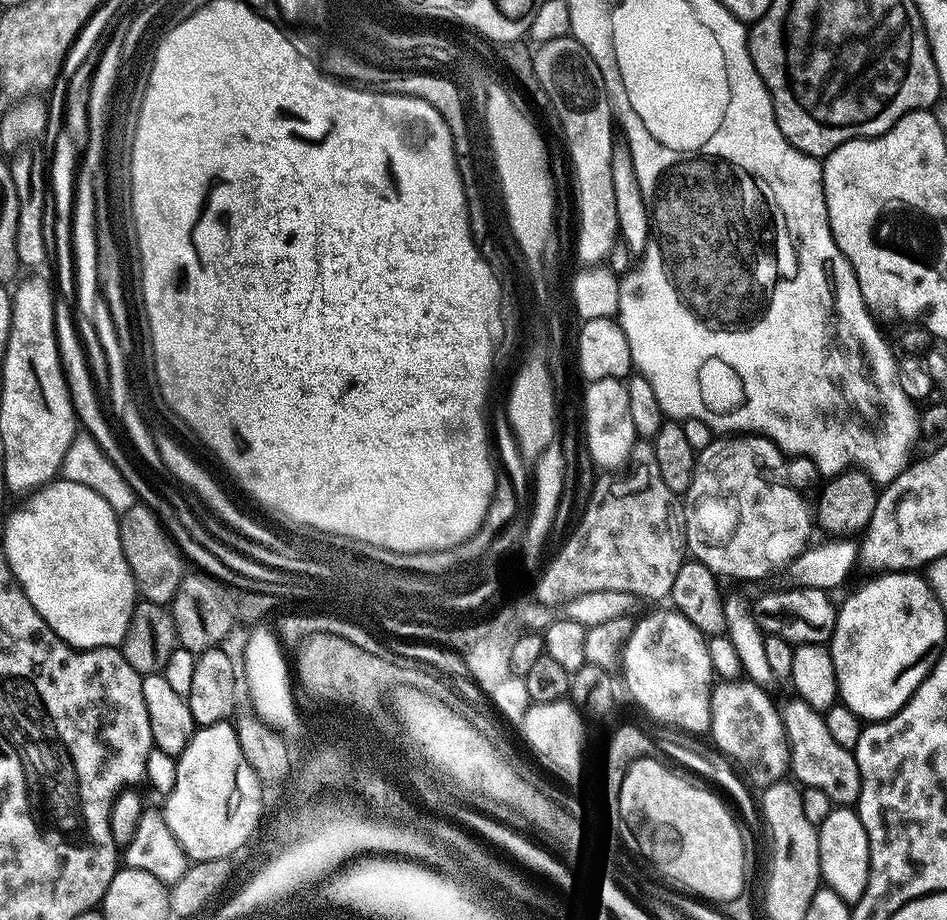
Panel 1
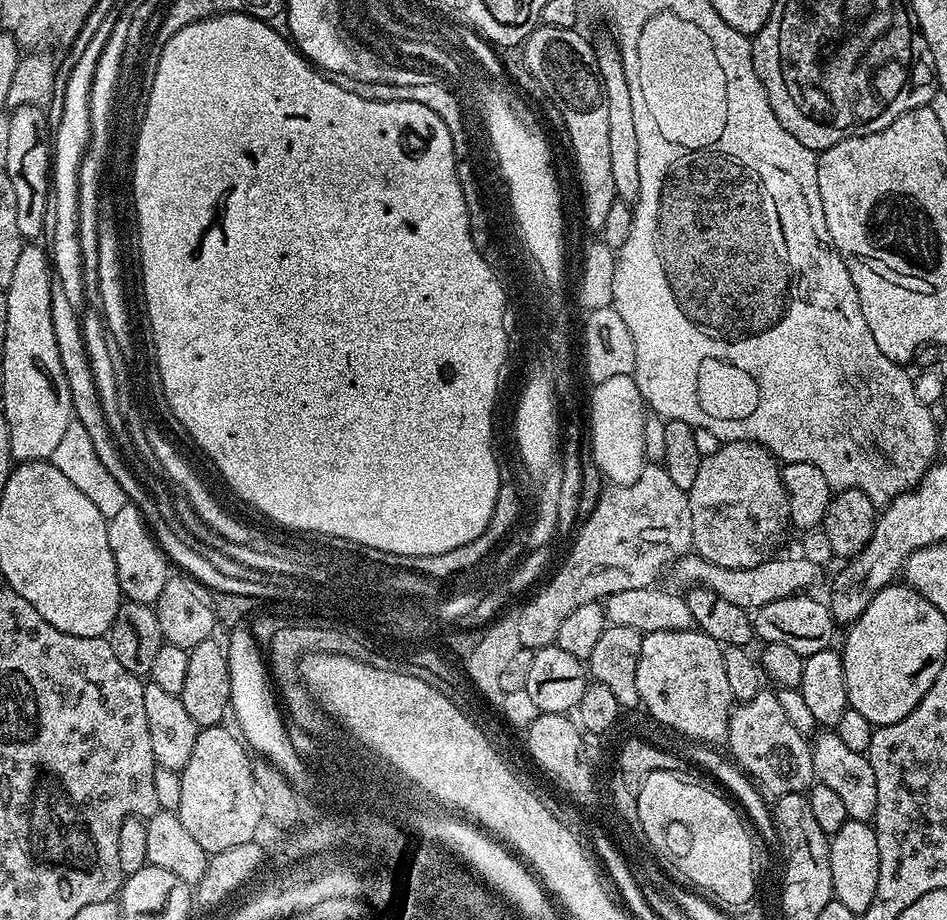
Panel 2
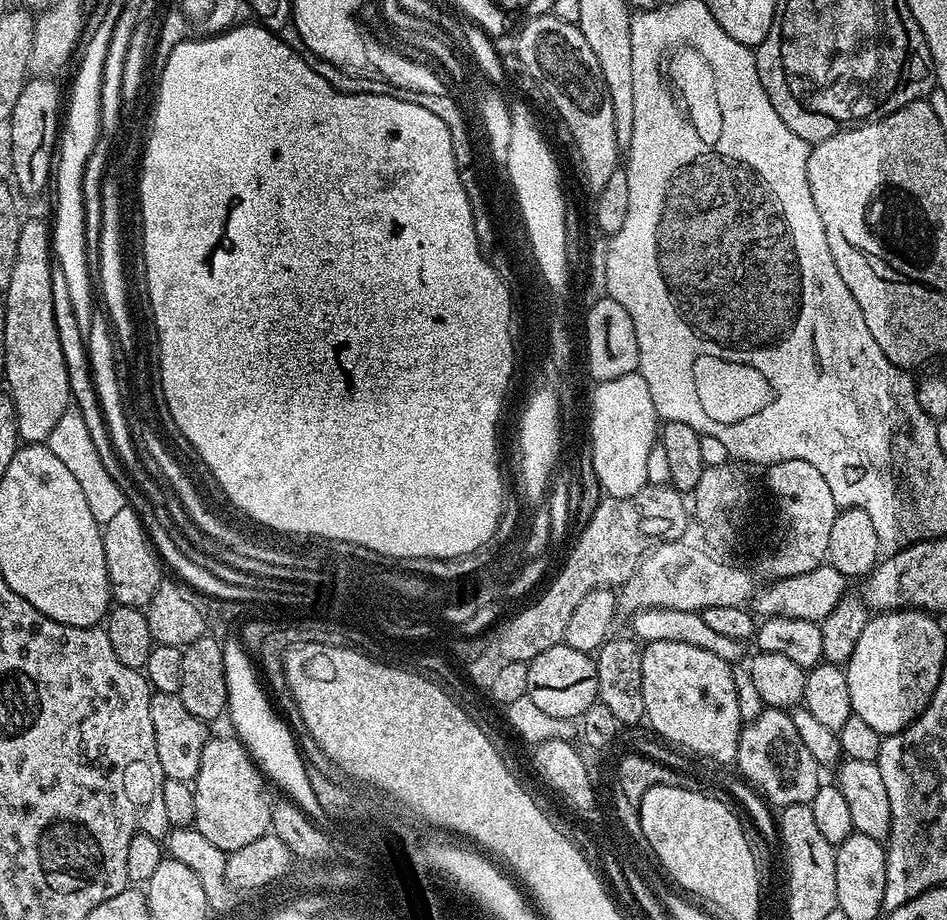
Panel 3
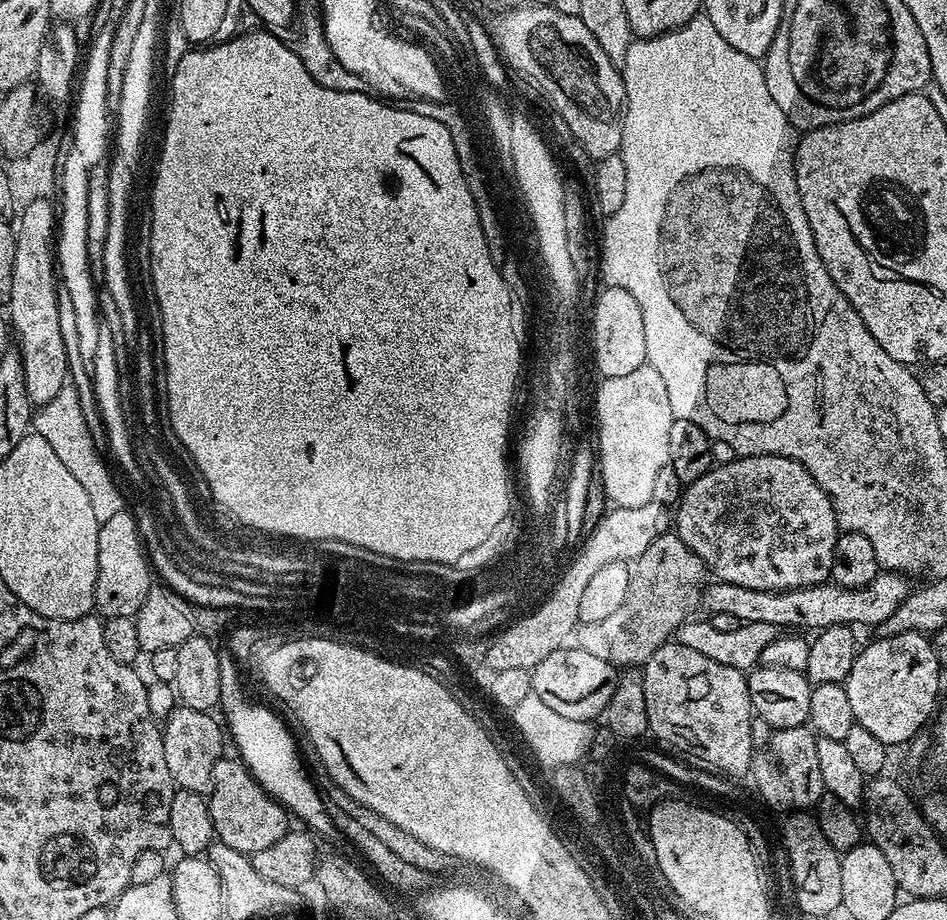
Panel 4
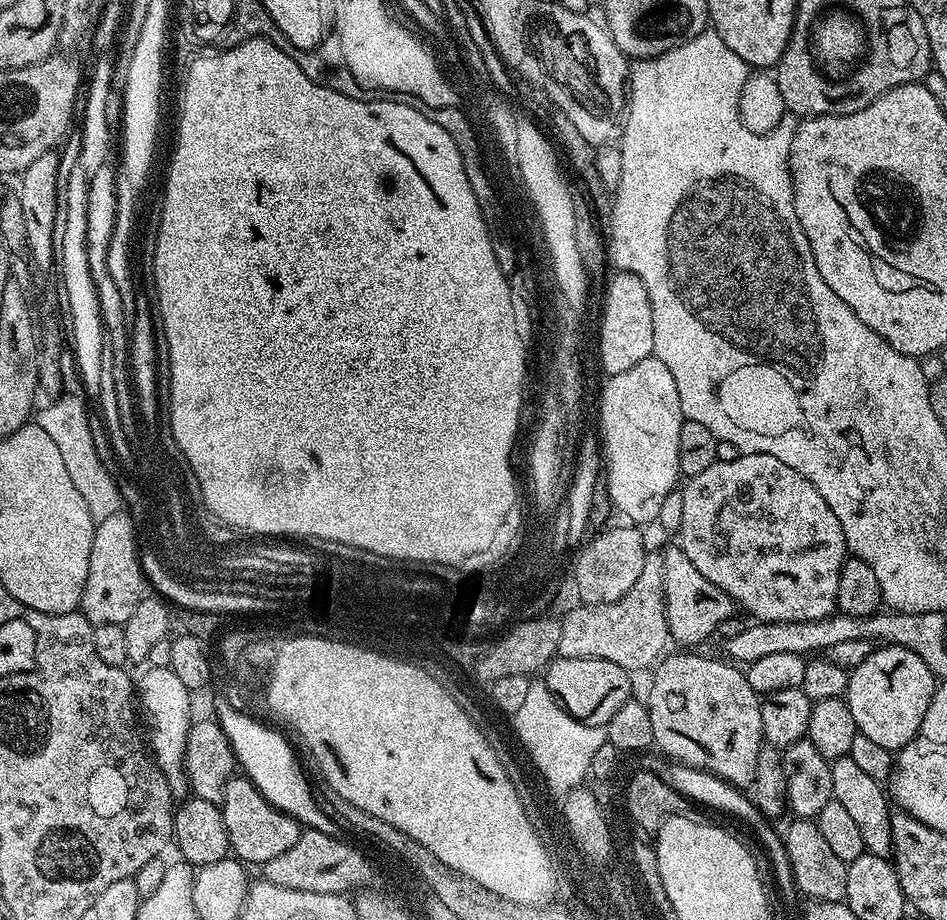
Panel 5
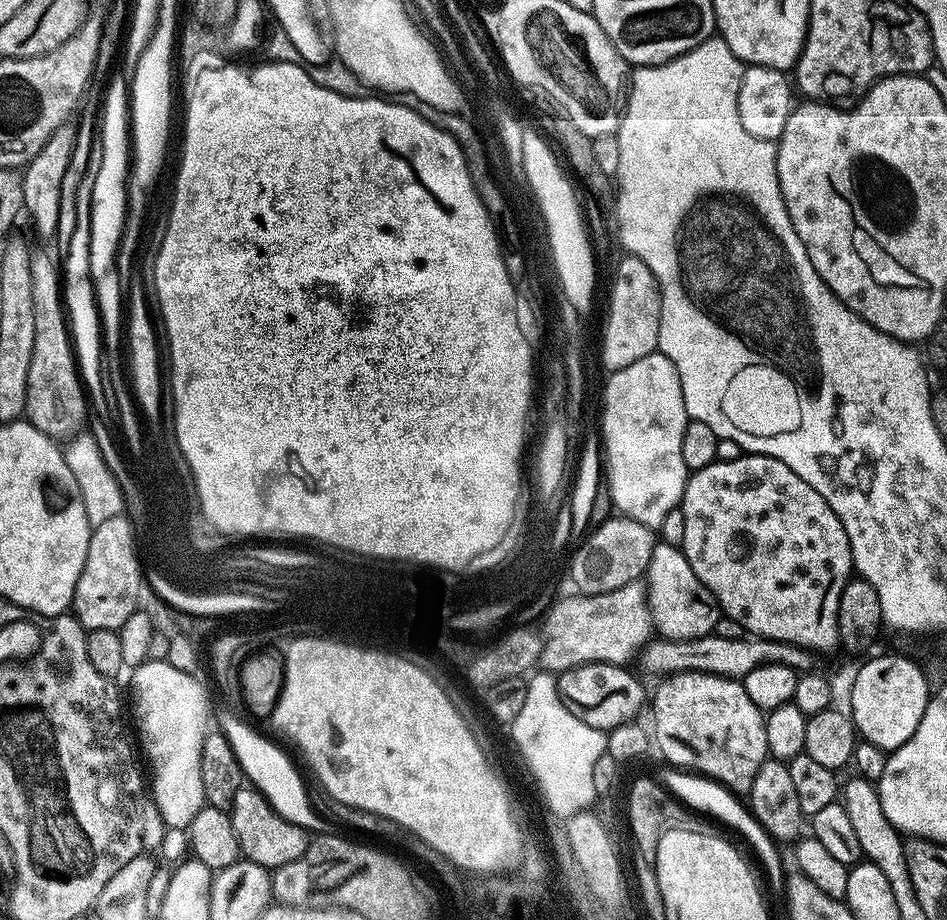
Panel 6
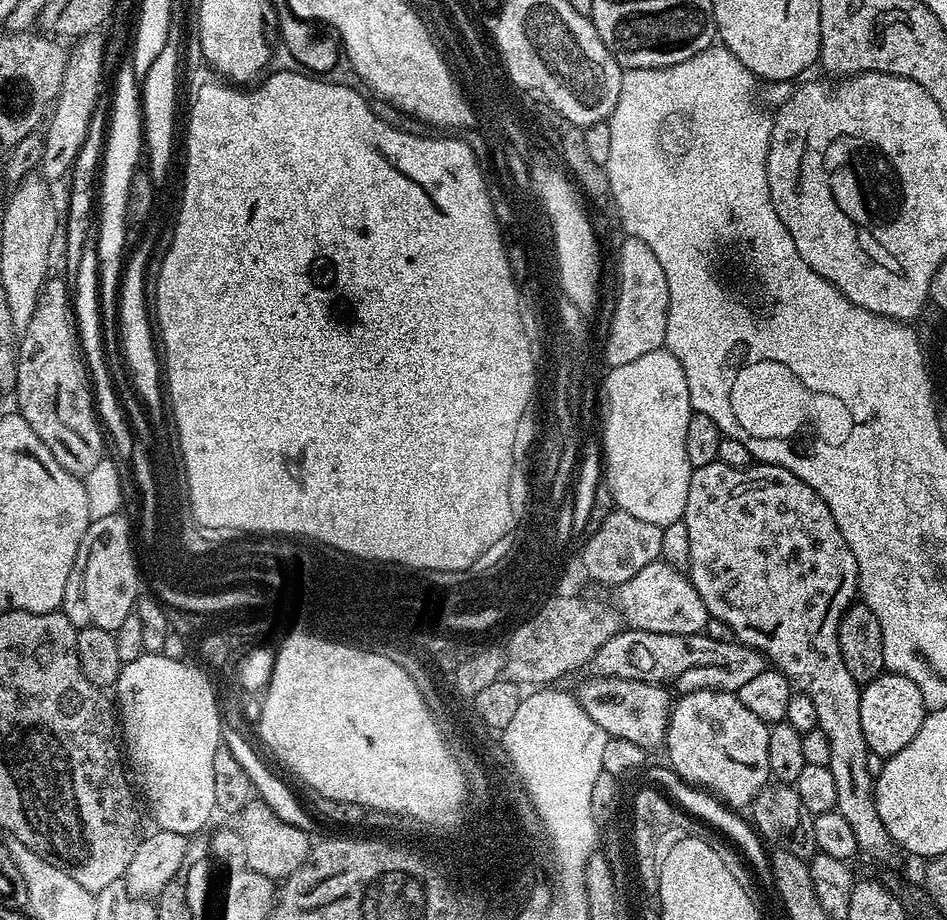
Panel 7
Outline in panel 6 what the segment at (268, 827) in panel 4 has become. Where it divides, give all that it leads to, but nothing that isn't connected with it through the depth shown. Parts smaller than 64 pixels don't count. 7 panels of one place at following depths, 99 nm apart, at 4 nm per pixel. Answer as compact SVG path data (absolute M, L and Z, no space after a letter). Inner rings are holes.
M245 786L238 790L230 809L234 834L238 834L240 851L243 859L252 860L258 866L275 870L286 866L286 862L294 862L302 858L310 843L310 836L303 828L282 818L276 813L267 798L253 786Z

